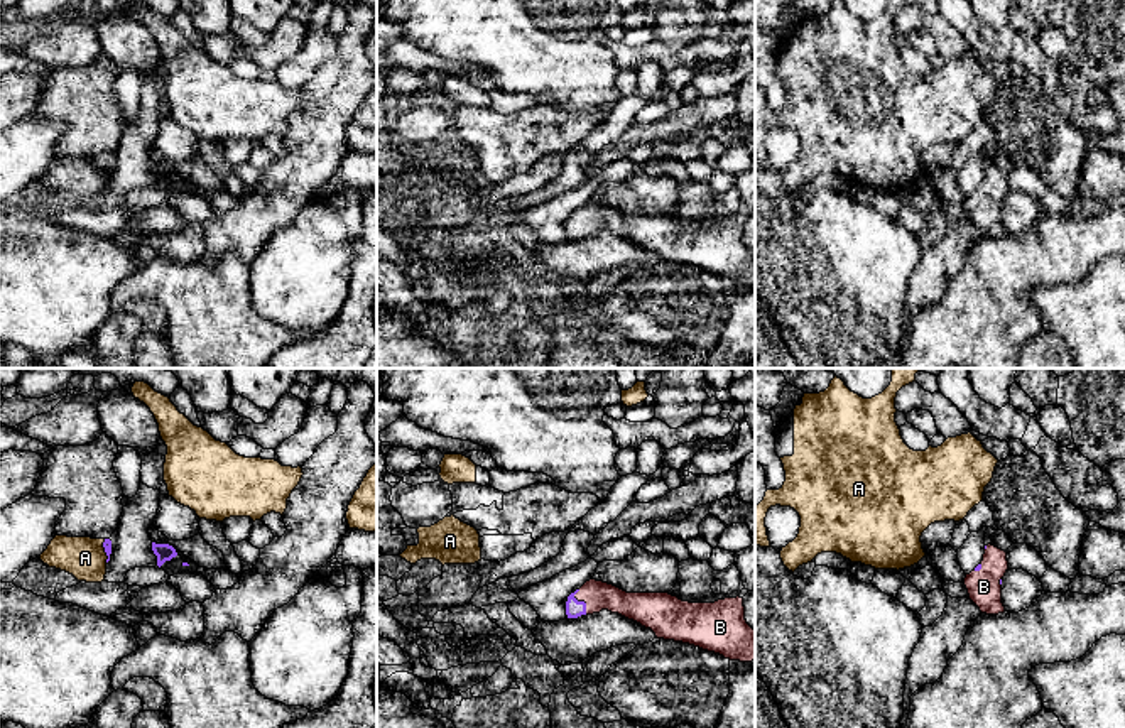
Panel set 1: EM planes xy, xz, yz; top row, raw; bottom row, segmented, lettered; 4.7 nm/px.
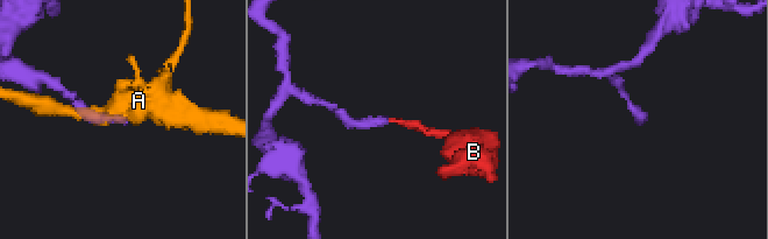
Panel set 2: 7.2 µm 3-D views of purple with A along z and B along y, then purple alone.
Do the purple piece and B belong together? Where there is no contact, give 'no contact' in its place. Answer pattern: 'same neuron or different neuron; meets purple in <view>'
same neuron; meets purple in xz

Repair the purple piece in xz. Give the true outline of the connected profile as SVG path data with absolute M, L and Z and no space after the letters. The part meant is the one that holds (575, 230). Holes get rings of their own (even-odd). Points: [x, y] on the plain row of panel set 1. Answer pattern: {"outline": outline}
{"outline": "M590 201L566 223L568 240L608 231L650 250L657 260L715 274L730 282L755 282L755 252L745 242L743 220L689 225L669 215L627 215Z"}

